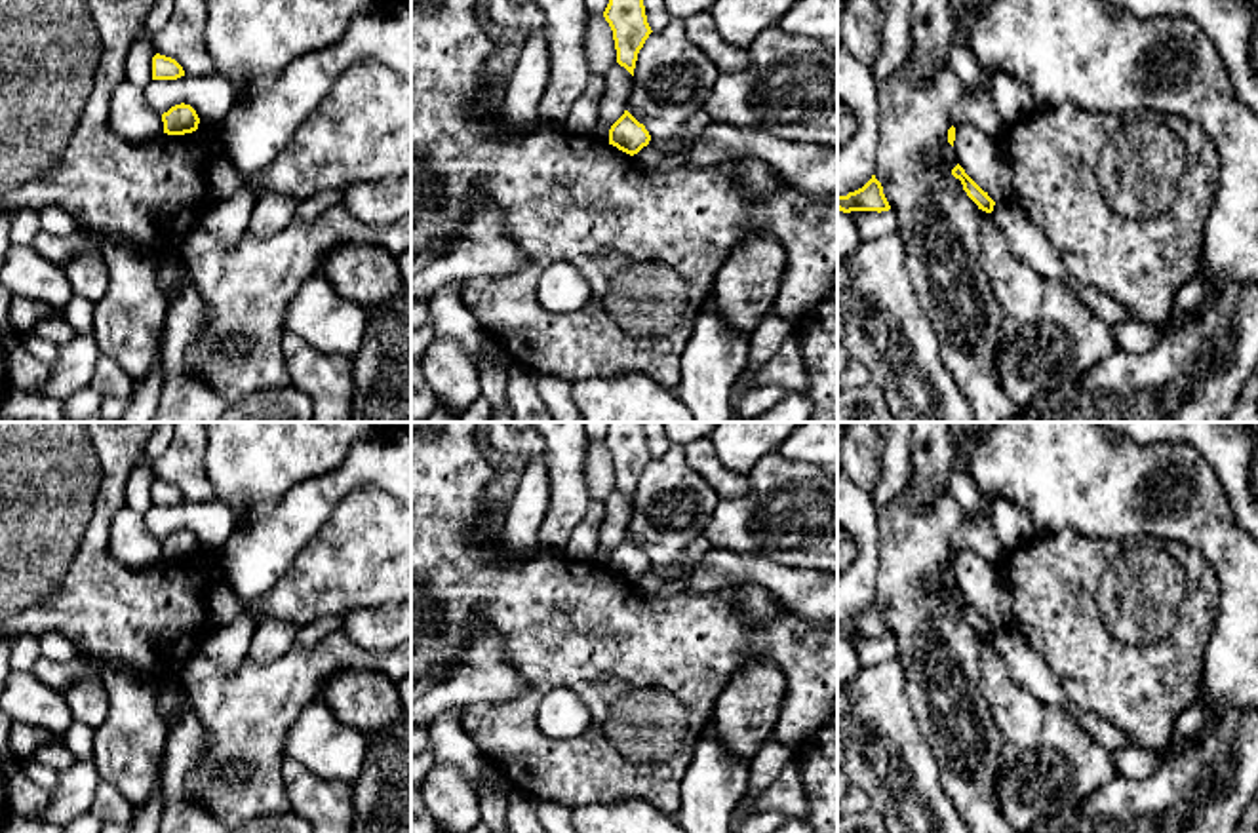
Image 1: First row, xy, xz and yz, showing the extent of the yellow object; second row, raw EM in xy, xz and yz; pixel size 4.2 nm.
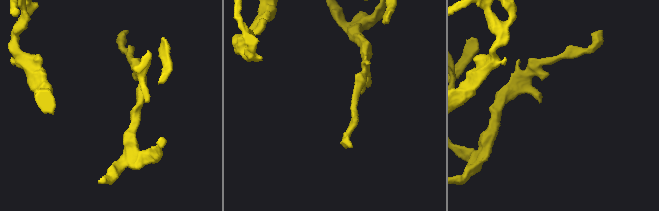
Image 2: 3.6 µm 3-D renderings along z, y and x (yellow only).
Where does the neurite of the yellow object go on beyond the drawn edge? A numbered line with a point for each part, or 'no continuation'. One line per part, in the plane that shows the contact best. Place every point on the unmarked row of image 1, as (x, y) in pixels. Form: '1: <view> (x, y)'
no continuation

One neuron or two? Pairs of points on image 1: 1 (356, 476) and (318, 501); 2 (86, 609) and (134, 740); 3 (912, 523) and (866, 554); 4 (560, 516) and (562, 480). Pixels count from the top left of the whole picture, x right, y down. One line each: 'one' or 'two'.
1: one
2: two
3: two
4: one

